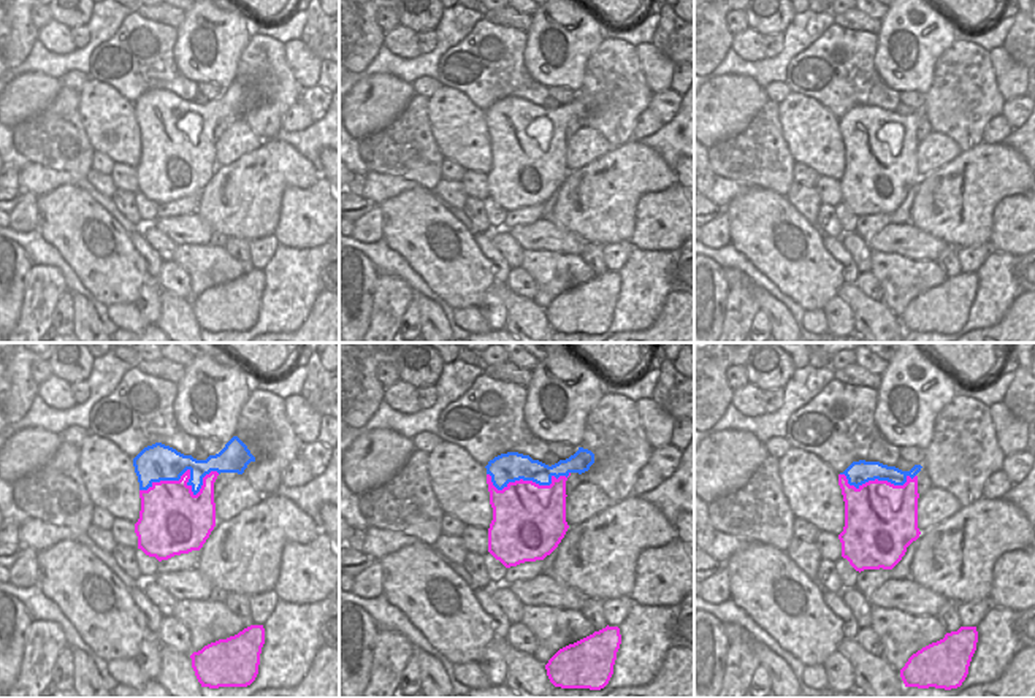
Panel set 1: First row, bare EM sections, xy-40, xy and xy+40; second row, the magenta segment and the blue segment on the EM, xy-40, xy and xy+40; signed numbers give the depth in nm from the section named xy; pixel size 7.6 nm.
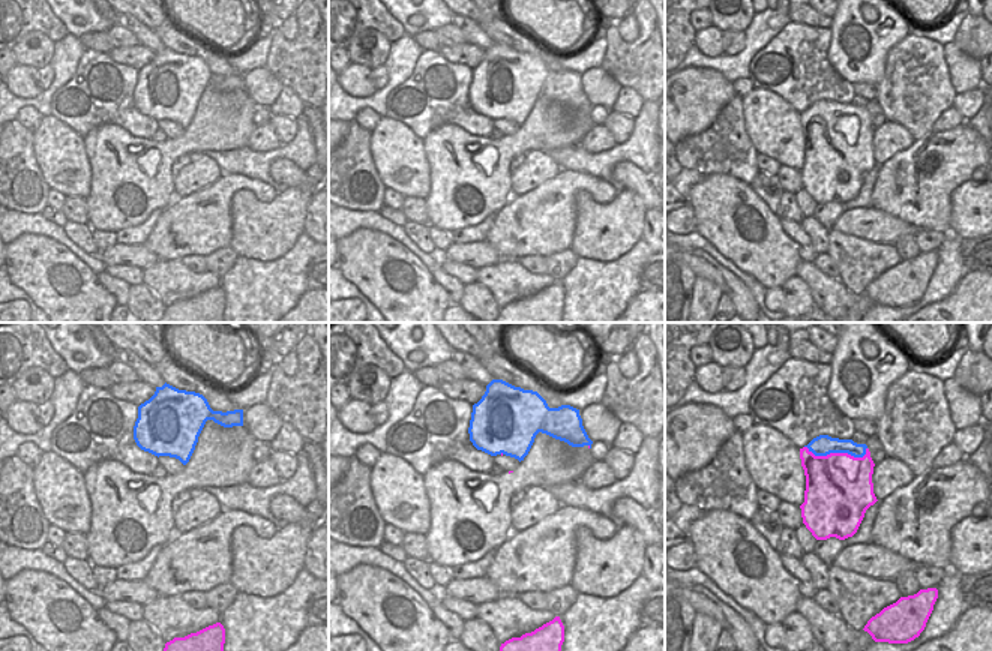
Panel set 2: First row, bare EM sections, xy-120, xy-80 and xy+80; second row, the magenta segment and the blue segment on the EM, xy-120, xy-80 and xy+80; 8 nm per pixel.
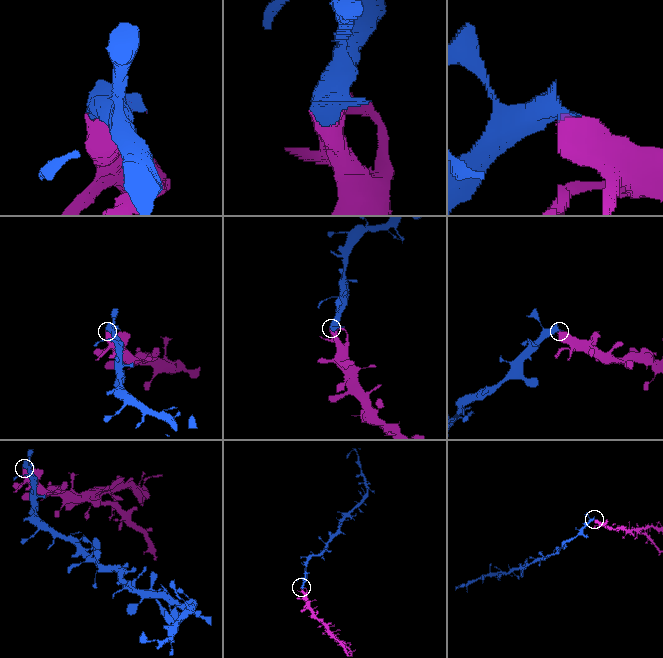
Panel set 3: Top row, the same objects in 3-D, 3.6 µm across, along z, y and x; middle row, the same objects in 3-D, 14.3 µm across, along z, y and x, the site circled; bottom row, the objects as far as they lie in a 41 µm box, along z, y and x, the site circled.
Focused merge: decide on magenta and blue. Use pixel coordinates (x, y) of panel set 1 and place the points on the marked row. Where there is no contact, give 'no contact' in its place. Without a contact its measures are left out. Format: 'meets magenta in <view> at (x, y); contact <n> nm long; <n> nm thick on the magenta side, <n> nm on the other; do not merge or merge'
meets magenta in xy-40 at (189, 473); contact 650 nm long; 340 nm thick on the magenta side, 280 nm on the other; do not merge

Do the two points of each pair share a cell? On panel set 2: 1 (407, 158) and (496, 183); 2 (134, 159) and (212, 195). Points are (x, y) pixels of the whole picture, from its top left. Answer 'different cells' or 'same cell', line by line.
1: different cells
2: different cells

